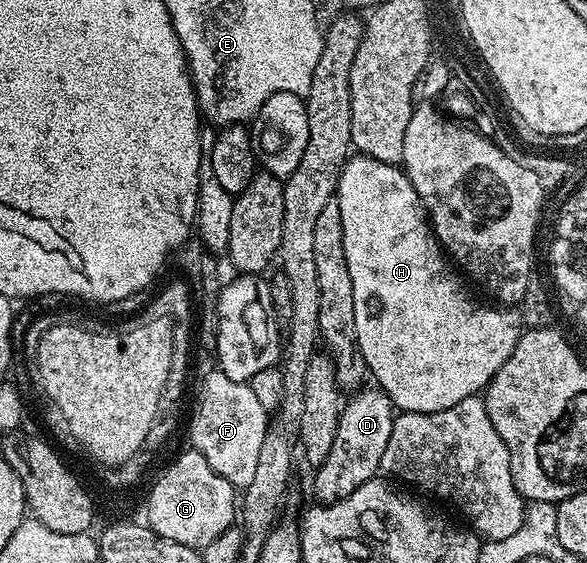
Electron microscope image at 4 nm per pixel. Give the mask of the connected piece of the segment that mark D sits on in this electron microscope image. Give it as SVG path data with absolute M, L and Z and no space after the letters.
M376 385L362 386L344 400L339 429L335 429L335 441L331 444L331 453L327 453L320 467L312 472L313 495L318 504L338 503L351 497L351 493L355 493L359 485L363 485L381 471L383 449L387 449L387 441L391 441L394 418L392 399Z

